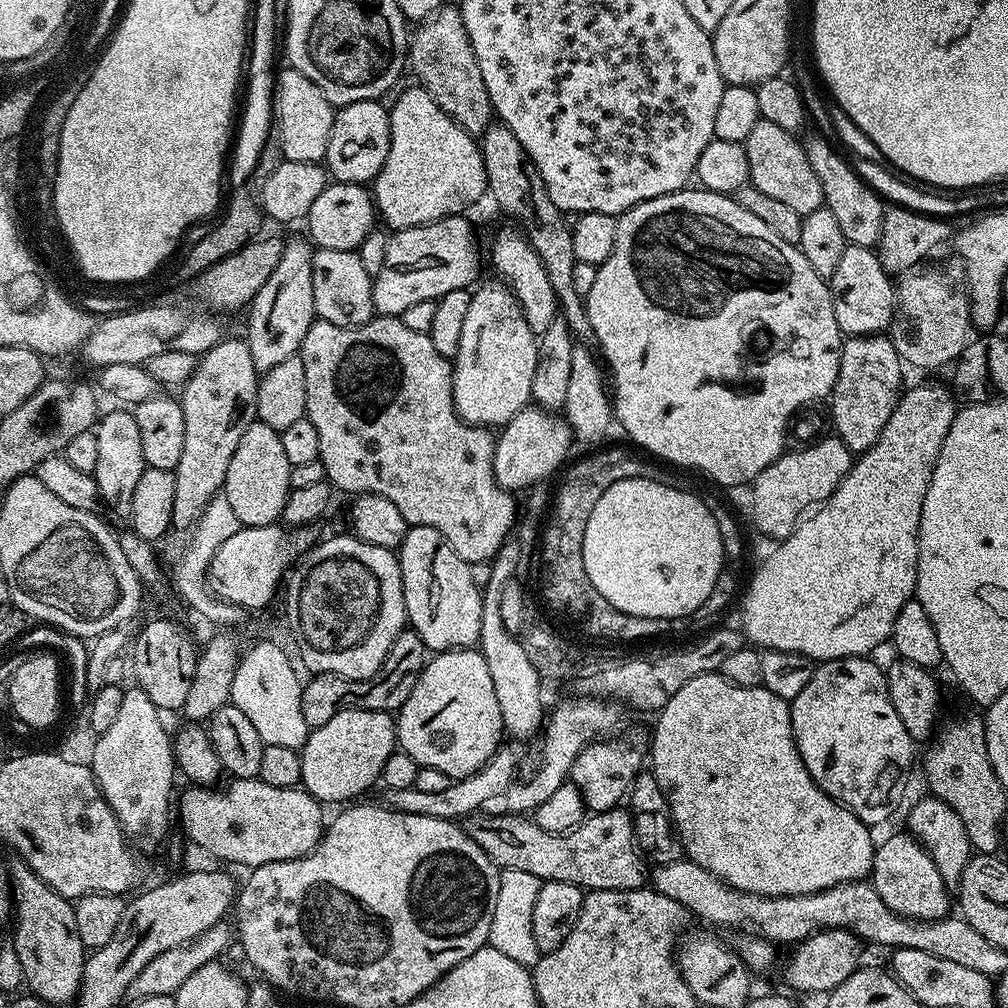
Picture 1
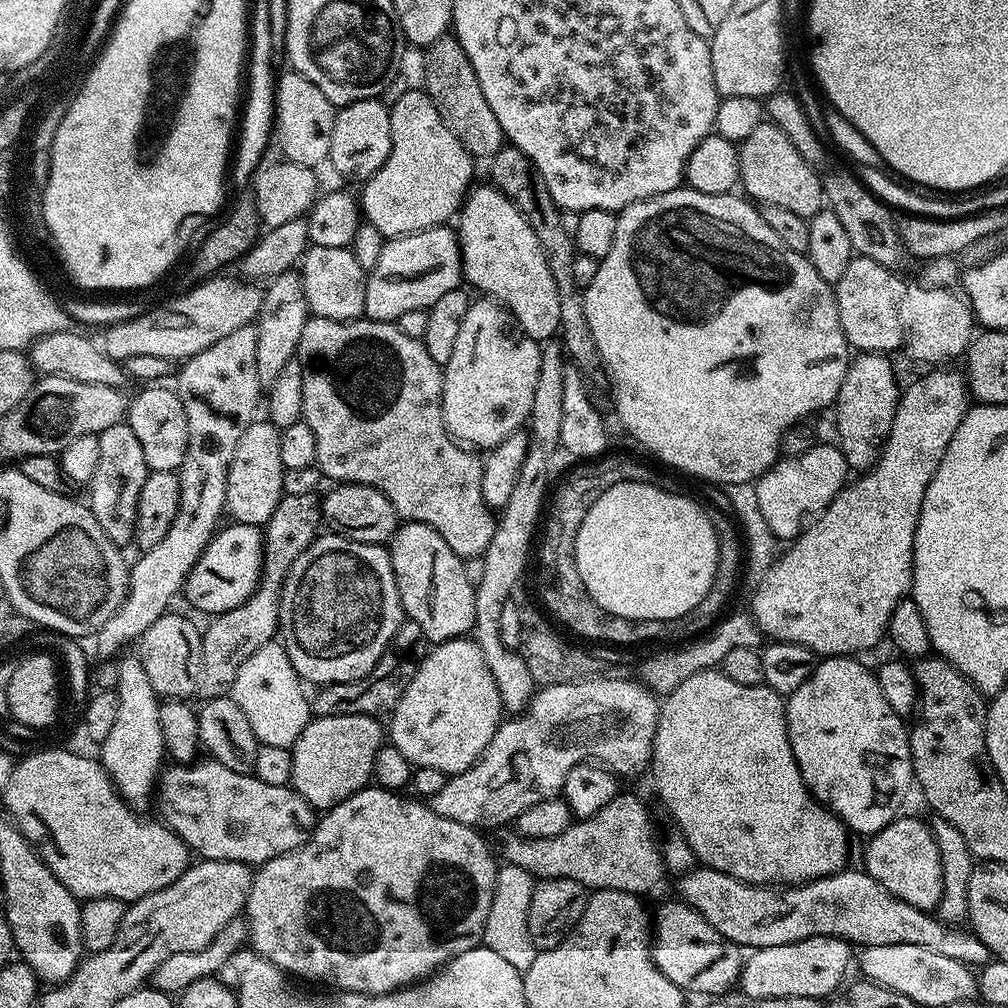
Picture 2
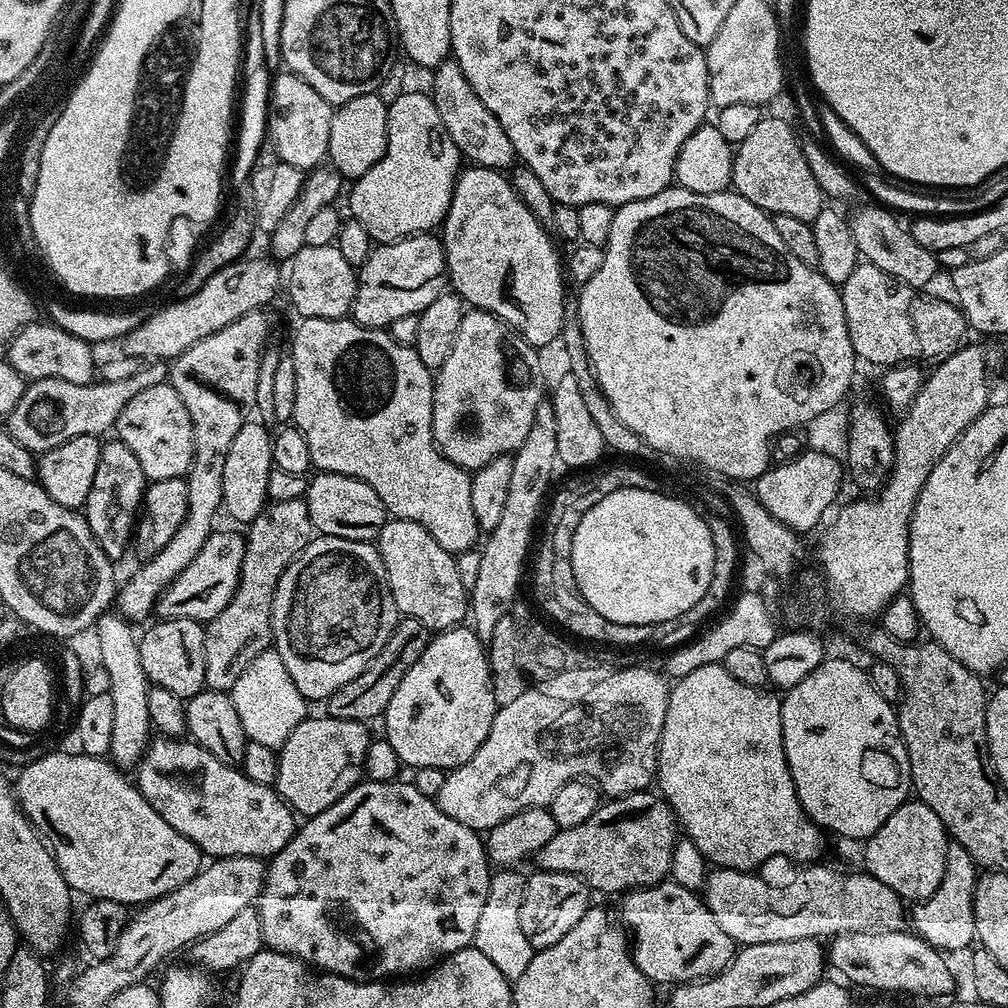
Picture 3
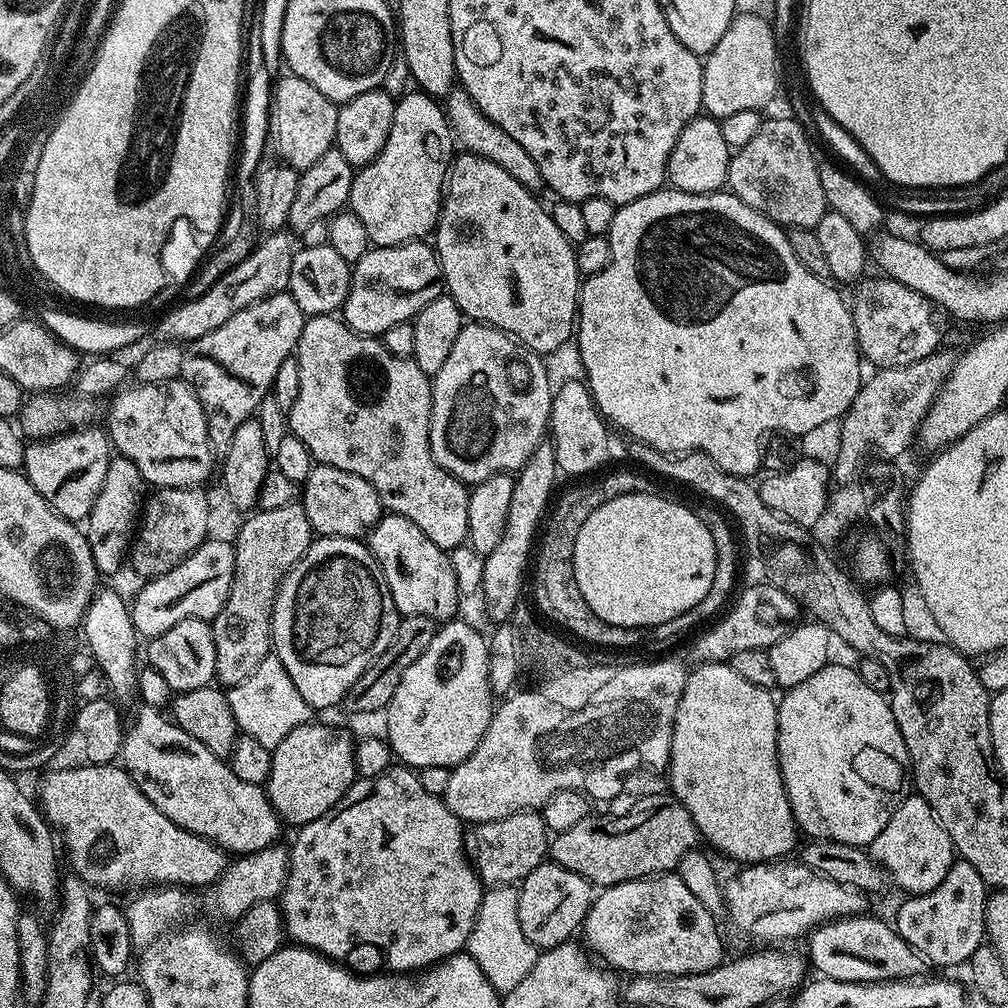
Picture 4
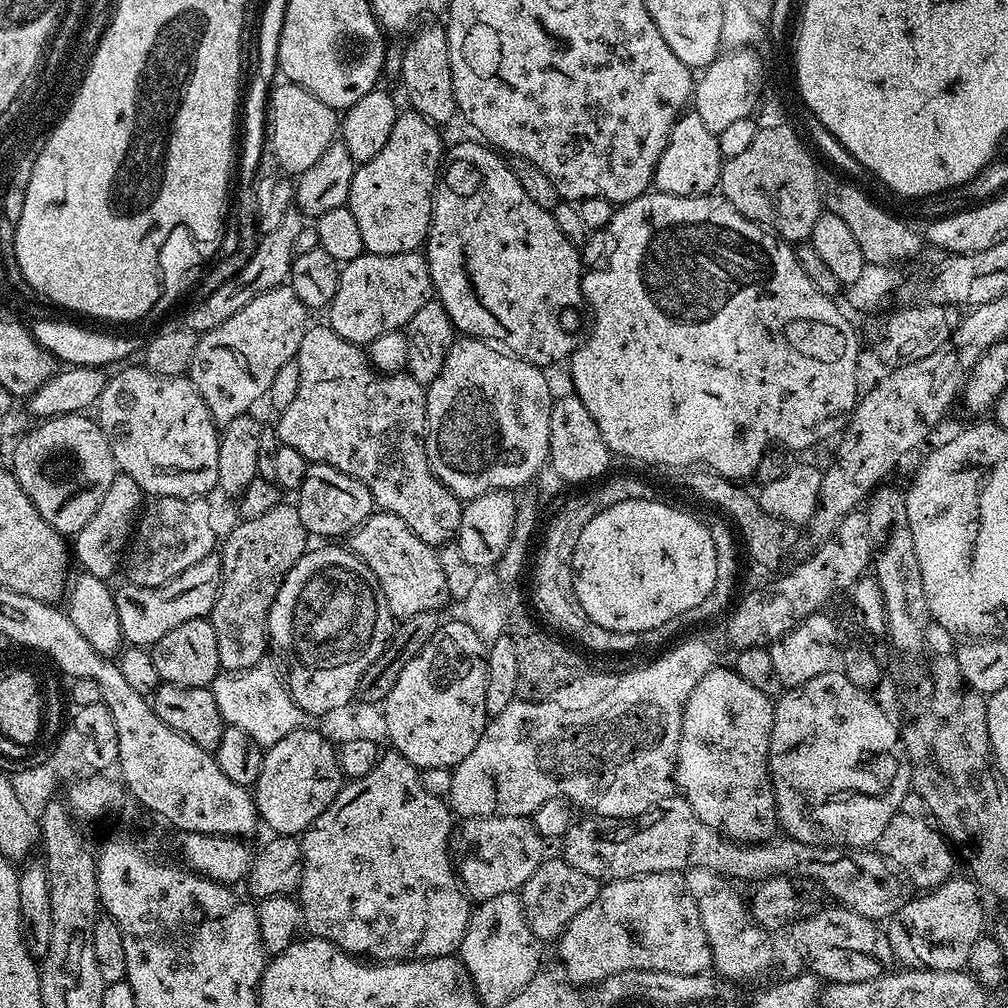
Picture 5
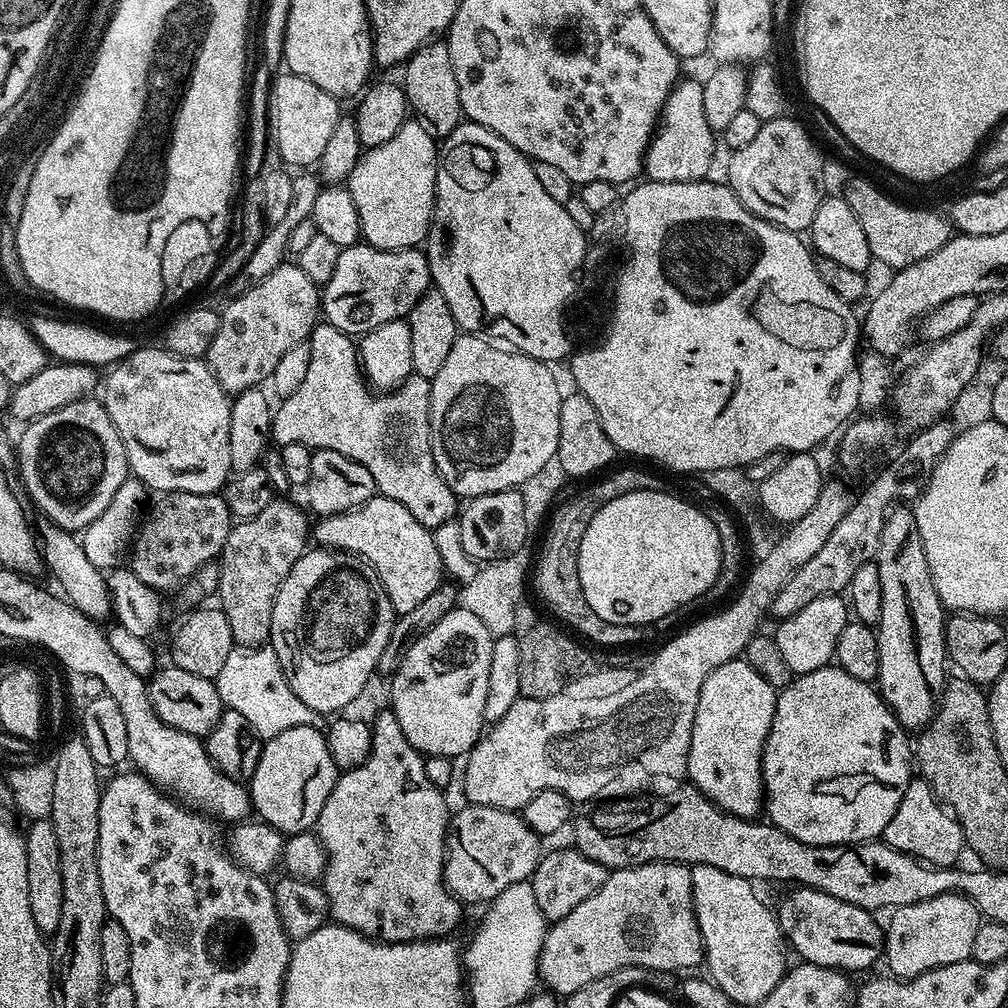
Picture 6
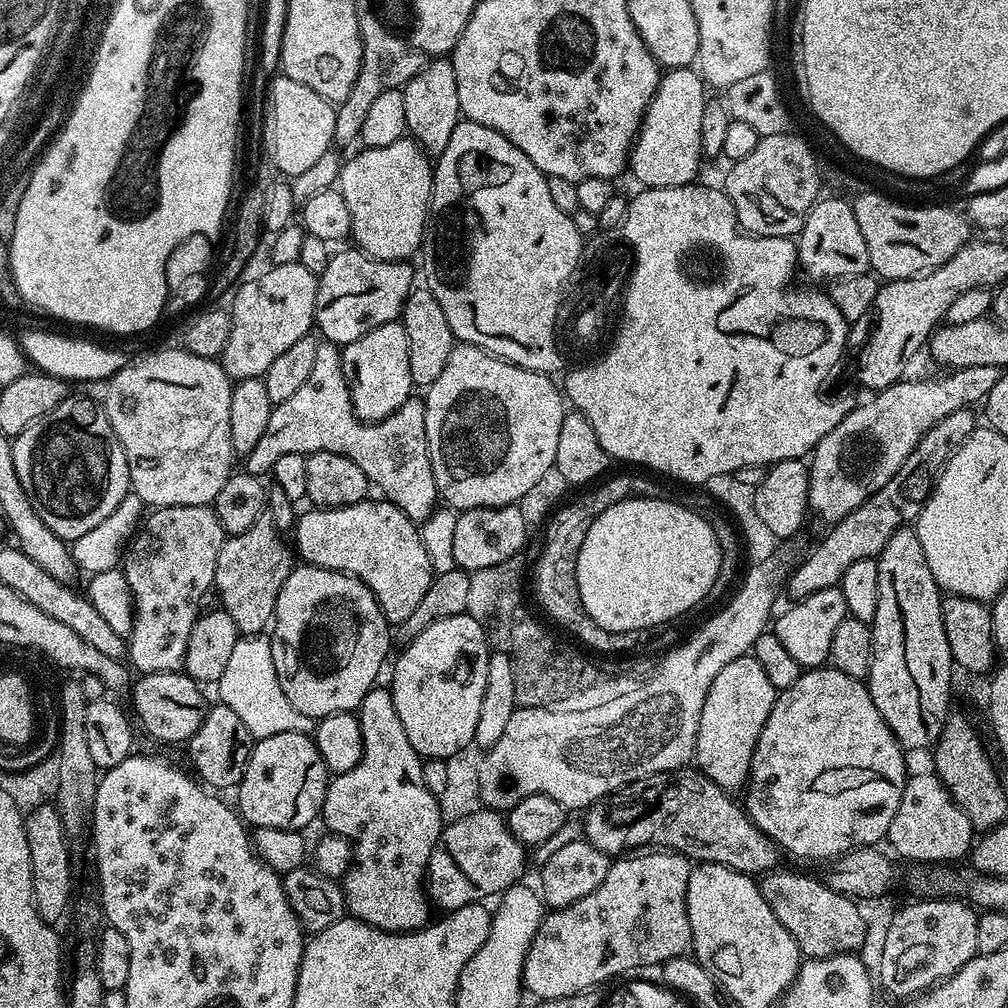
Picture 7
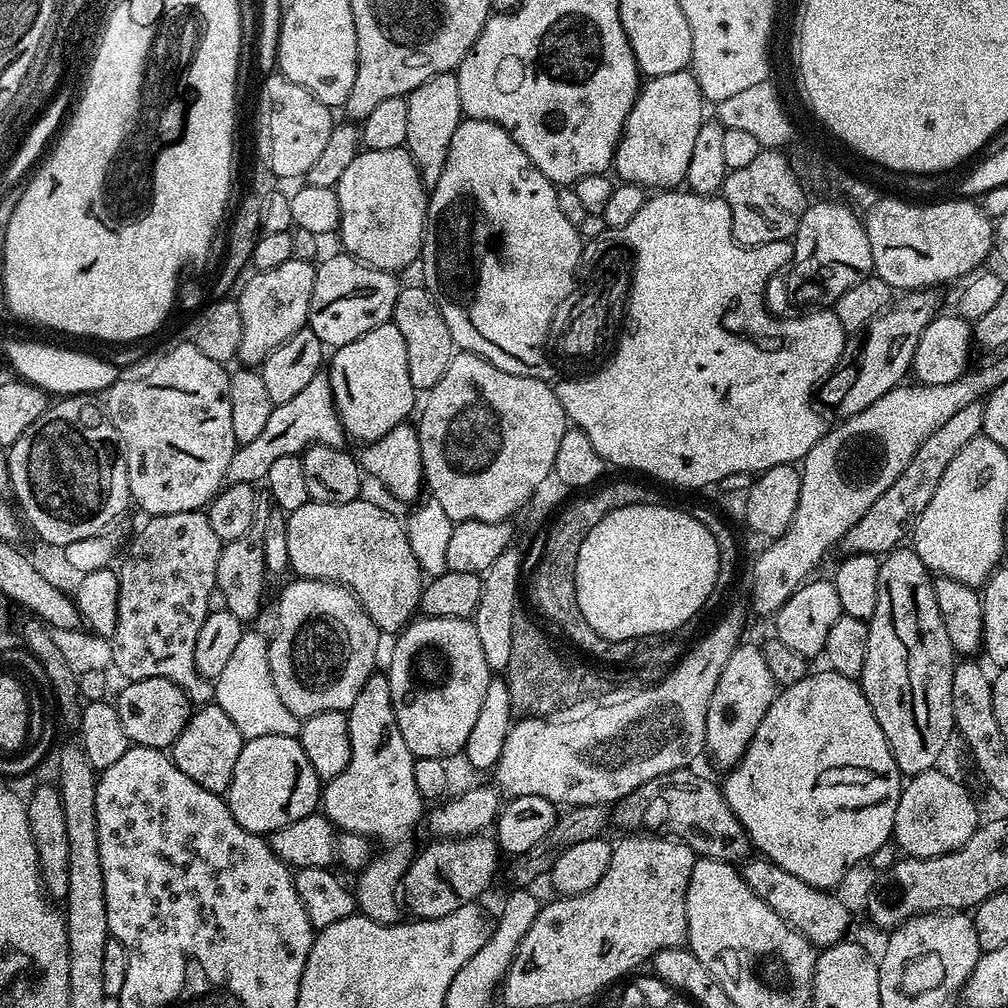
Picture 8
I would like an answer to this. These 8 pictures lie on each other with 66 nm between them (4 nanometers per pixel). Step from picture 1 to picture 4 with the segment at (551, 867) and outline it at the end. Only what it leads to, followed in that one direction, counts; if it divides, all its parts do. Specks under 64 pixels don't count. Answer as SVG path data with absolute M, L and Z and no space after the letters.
M671 794L640 796L637 801L629 812L624 812L621 816L590 814L582 822L578 822L578 826L570 826L570 830L555 833L550 840L551 859L558 866L566 866L566 870L574 870L574 874L582 874L582 878L601 889L679 869L682 858L698 844L698 833L686 806L679 804Z

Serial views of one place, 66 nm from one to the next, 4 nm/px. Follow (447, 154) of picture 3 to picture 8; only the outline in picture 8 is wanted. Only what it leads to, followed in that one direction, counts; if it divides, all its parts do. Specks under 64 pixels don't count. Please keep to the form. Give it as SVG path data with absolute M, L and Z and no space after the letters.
M407 147L361 150L346 166L335 190L340 207L338 237L344 243L343 251L384 272L399 273L407 264L417 263L428 223L429 193Z

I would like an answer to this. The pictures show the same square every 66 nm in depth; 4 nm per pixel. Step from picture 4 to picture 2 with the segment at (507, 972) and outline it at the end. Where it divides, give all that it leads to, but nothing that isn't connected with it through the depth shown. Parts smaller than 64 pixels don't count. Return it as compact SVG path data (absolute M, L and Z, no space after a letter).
M504 864L496 869L496 885L494 886L494 898L490 902L490 914L486 918L483 947L494 950L505 962L510 962L514 970L523 974L534 962L538 949L530 938L528 929L528 911L530 910L530 898L534 894L537 881L522 866Z

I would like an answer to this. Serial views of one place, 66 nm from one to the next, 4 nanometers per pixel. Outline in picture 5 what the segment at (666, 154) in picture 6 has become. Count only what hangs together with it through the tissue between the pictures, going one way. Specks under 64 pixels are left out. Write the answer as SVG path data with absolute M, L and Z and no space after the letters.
M685 111L676 119L676 125L668 135L666 150L662 150L662 158L658 158L655 191L669 192L675 196L707 196L719 185L721 167L719 135L706 130L696 111Z

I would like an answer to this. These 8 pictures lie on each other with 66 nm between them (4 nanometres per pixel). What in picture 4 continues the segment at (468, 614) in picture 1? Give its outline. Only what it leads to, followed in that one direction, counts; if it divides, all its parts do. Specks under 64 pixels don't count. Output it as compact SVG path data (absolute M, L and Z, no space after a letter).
M395 514L381 515L375 528L366 537L368 549L382 566L394 606L401 617L425 616L437 622L447 622L460 608L460 584L448 561L449 553L434 546L414 522Z

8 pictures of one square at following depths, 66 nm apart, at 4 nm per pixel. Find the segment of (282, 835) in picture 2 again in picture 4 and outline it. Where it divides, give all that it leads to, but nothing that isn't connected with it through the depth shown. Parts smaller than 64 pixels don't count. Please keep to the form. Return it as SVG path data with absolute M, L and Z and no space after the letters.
M144 706L127 725L122 767L132 774L138 790L182 830L190 830L228 854L247 854L269 848L281 839L282 821L259 784L242 782L231 763L202 746L159 707Z

